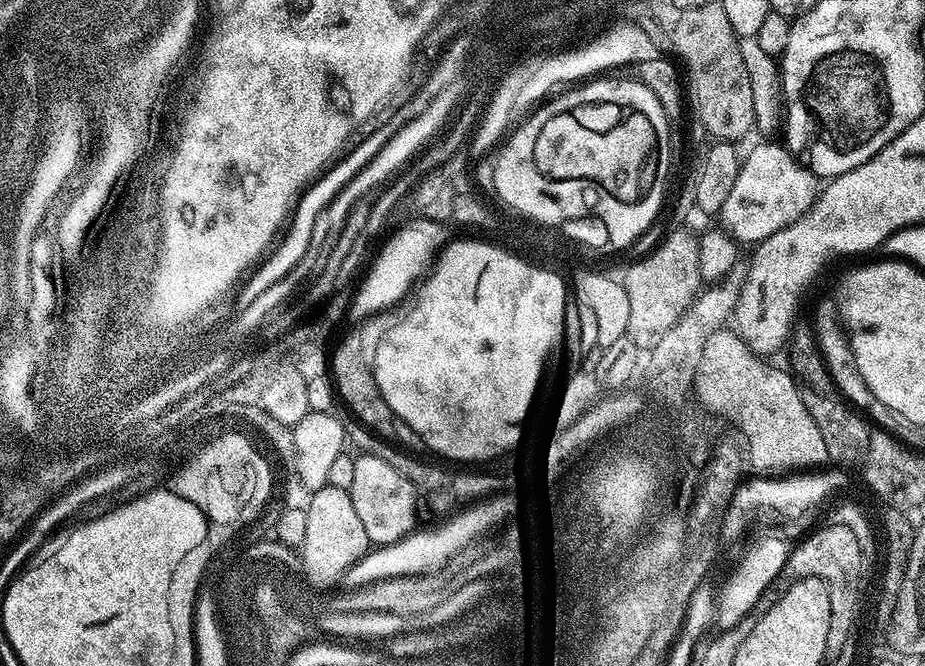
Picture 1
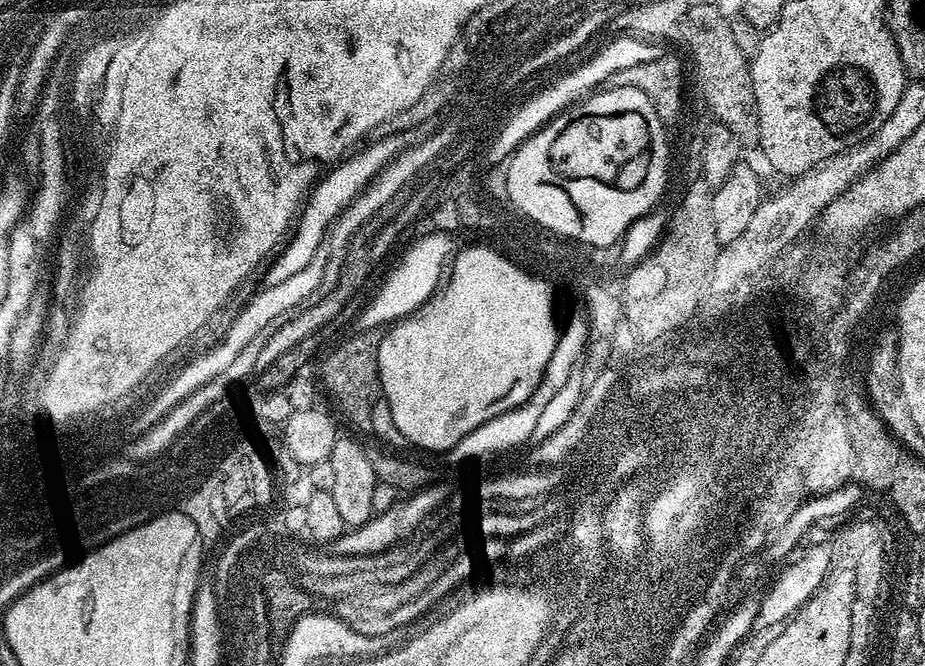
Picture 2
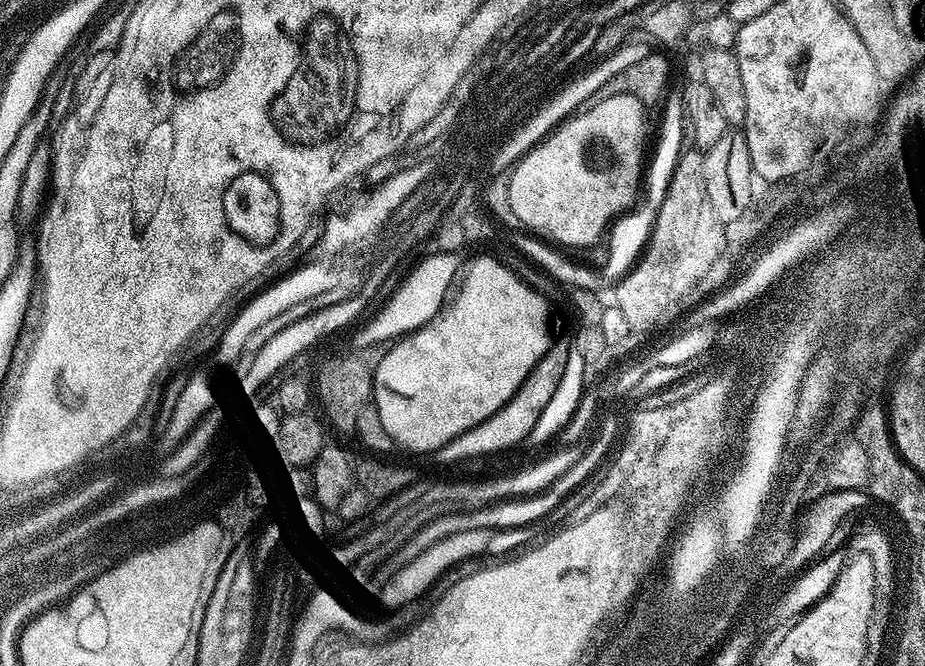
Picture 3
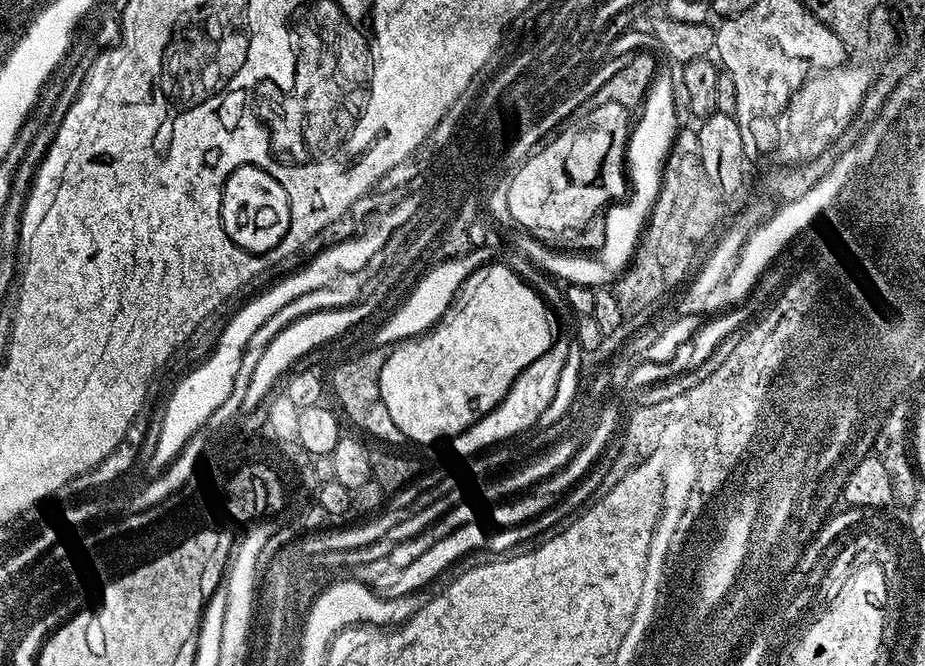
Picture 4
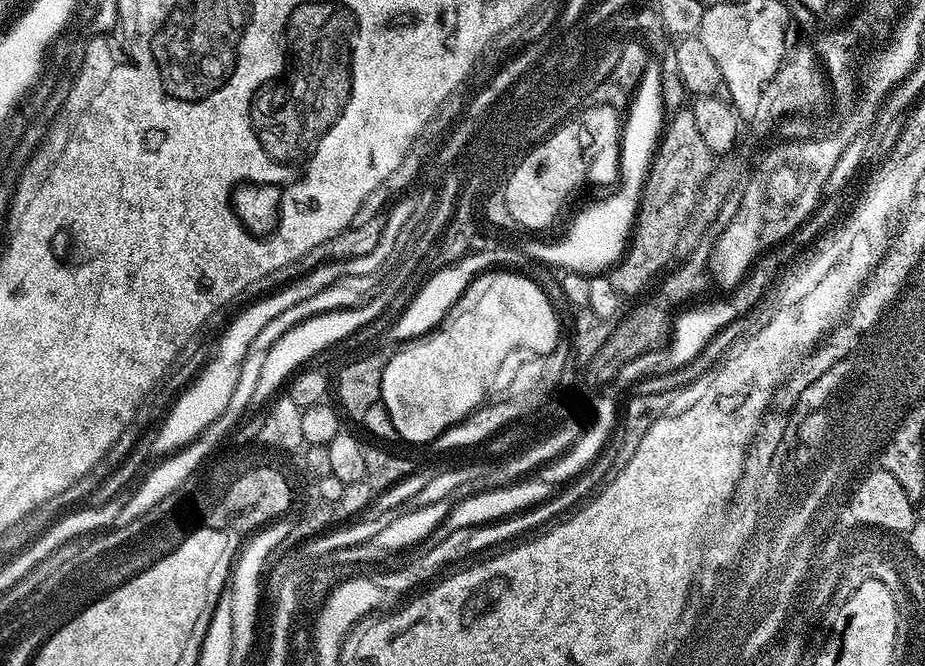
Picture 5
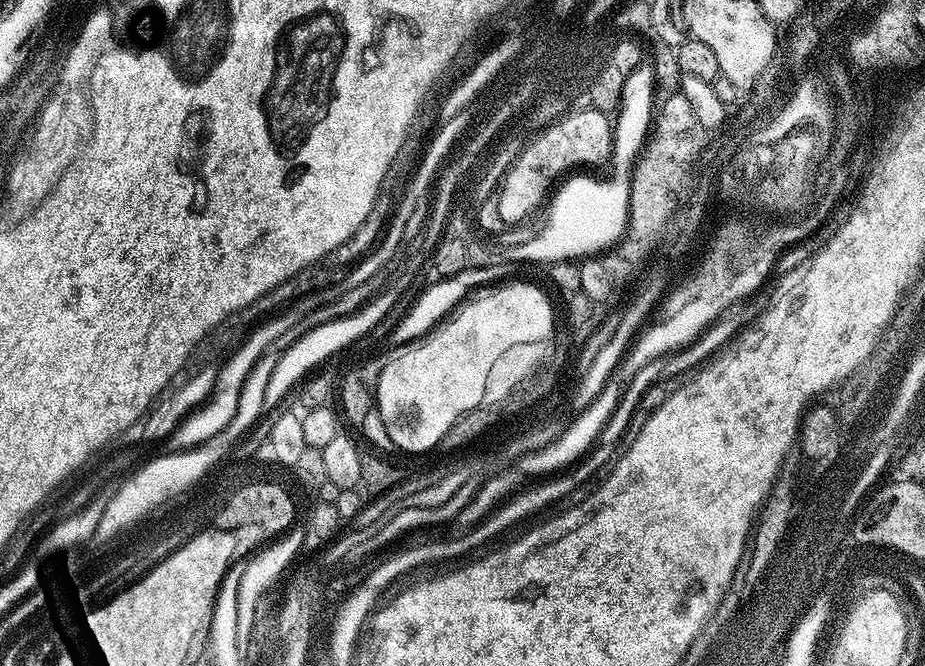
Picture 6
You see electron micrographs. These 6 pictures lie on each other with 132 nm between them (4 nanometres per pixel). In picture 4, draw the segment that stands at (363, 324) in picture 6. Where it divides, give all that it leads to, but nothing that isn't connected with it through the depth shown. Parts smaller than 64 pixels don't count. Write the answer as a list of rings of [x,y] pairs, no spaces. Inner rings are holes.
[[[369,300],[368,304],[359,306],[348,305],[346,308],[339,310],[325,310],[323,312],[312,312],[308,316],[304,316],[300,320],[294,321],[290,326],[286,326],[282,333],[278,334],[278,337],[274,338],[270,345],[264,350],[262,357],[260,357],[250,383],[246,388],[246,393],[240,400],[241,413],[248,414],[248,412],[254,411],[262,402],[271,395],[271,388],[277,382],[278,378],[282,375],[285,377],[295,360],[303,358],[307,352],[315,353],[327,340],[332,340],[335,336],[343,334],[347,328],[352,328],[355,324],[360,324],[363,320],[373,318],[374,313],[377,310],[372,307],[372,300]]]

